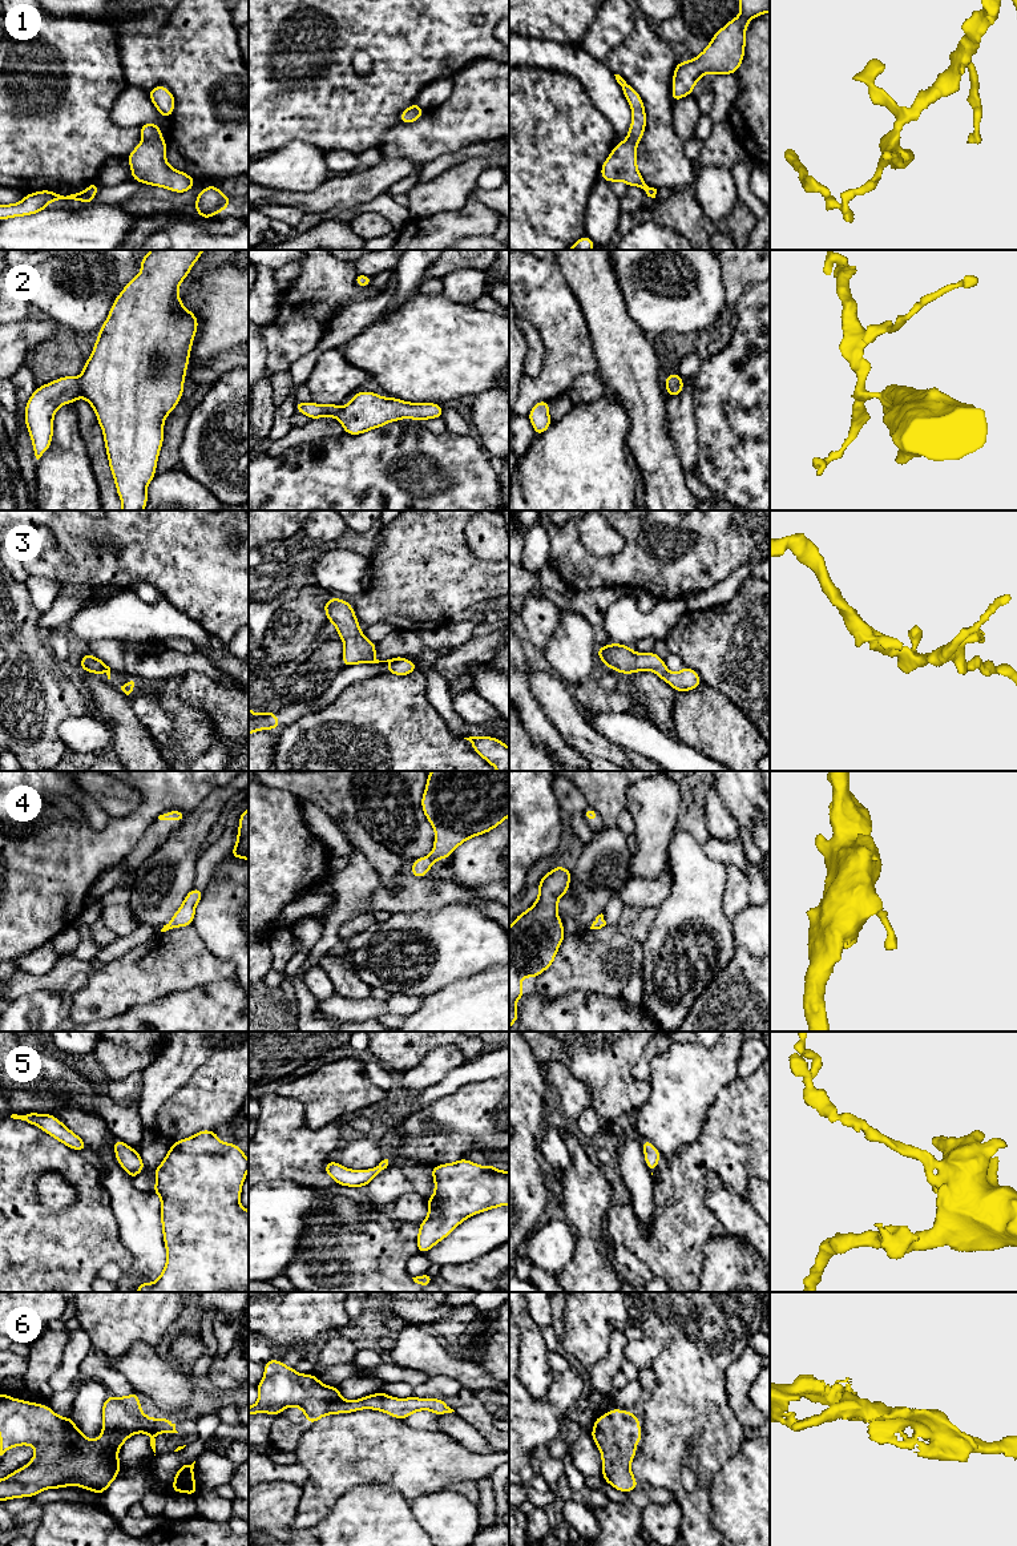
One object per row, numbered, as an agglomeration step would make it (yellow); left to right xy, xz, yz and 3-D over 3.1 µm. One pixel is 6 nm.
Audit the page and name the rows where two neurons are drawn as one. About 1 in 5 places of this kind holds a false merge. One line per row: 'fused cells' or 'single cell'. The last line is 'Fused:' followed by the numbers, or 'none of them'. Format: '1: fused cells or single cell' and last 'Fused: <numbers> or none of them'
1: single cell
2: single cell
3: single cell
4: single cell
5: single cell
6: single cell
Fused: none of them

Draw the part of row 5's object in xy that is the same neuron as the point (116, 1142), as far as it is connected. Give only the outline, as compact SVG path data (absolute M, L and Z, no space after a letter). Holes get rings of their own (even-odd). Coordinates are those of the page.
M114 1139L113 1150L116 1151L116 1159L121 1167L128 1172L133 1180L140 1171L145 1170L145 1164L140 1158L138 1150L129 1147L120 1139Z

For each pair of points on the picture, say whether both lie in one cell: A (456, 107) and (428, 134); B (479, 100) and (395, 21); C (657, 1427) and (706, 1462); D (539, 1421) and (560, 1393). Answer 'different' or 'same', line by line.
A: same
B: different
C: same
D: same

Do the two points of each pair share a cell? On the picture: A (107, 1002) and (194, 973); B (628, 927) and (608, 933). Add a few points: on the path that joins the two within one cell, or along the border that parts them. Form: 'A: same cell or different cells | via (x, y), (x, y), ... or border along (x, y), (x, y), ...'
A: same cell | via (128, 981), (137, 977), (173, 977)
B: different cells | border along (614, 925), (624, 935), (641, 944)

